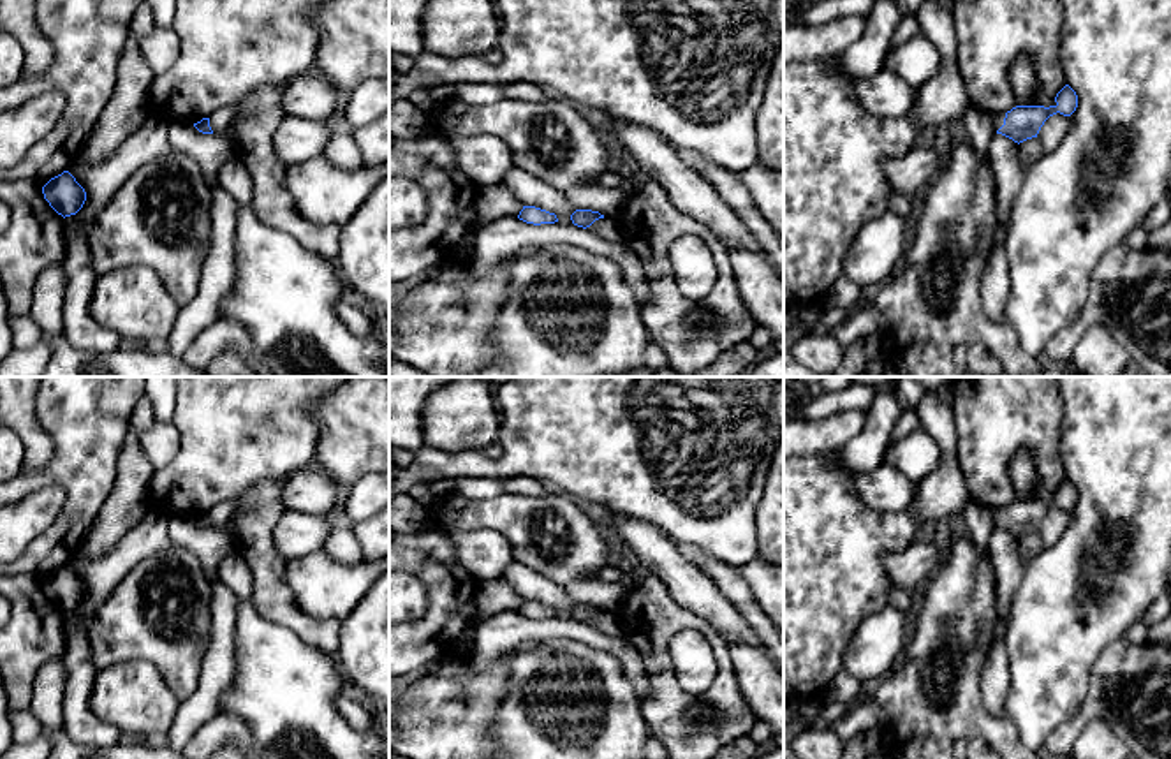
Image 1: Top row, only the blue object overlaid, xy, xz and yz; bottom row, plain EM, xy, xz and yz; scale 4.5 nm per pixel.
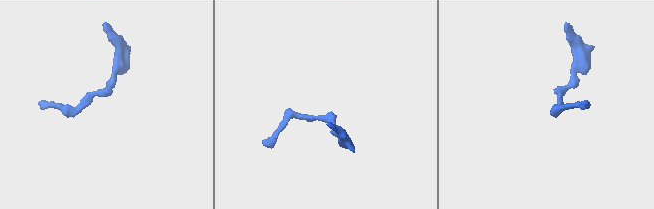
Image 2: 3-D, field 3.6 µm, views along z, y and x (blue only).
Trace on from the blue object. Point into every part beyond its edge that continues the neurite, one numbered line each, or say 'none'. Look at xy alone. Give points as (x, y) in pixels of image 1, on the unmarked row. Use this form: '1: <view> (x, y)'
1: xy (224, 511)

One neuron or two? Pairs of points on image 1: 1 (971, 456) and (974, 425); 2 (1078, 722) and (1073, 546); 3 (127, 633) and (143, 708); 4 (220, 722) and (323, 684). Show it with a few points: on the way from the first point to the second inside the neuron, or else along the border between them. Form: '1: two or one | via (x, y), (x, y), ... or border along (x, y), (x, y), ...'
1: one | via (974, 449), (974, 432)
2: two | border along (1089, 671), (1089, 687), (1082, 707), (1046, 738)
3: two | border along (99, 668), (127, 661), (148, 661), (166, 685)
4: two | border along (219, 710), (236, 715), (249, 728), (254, 740)

